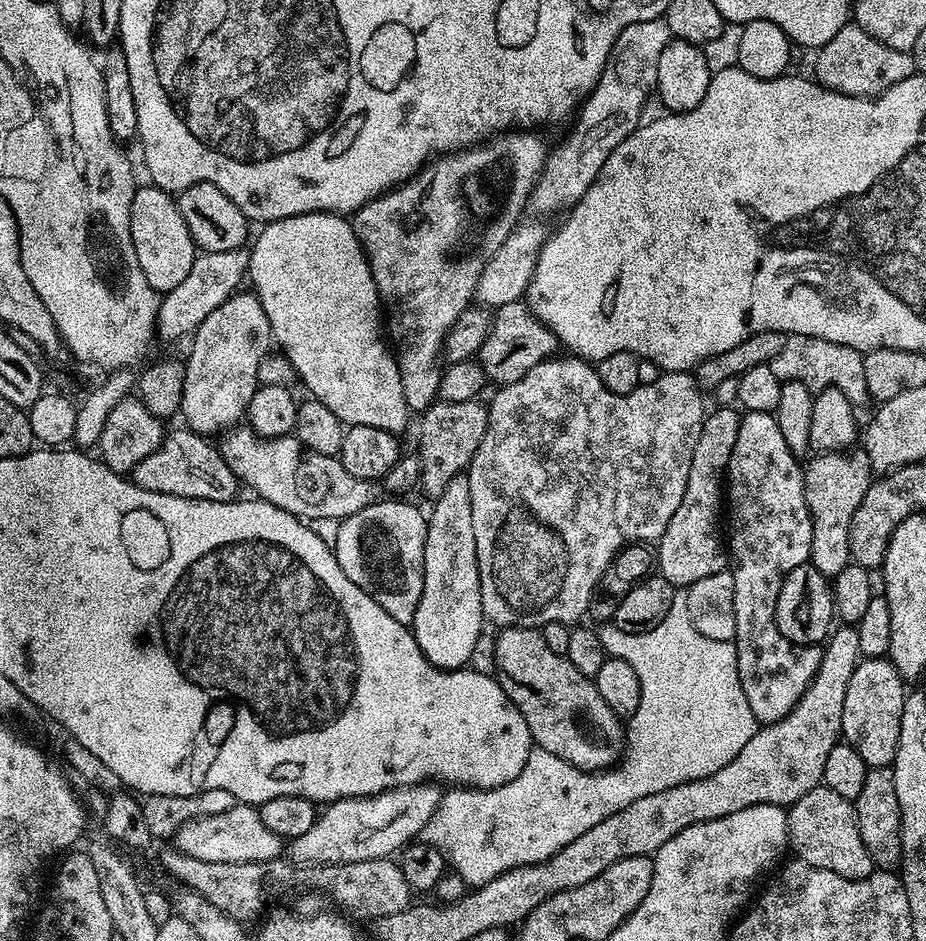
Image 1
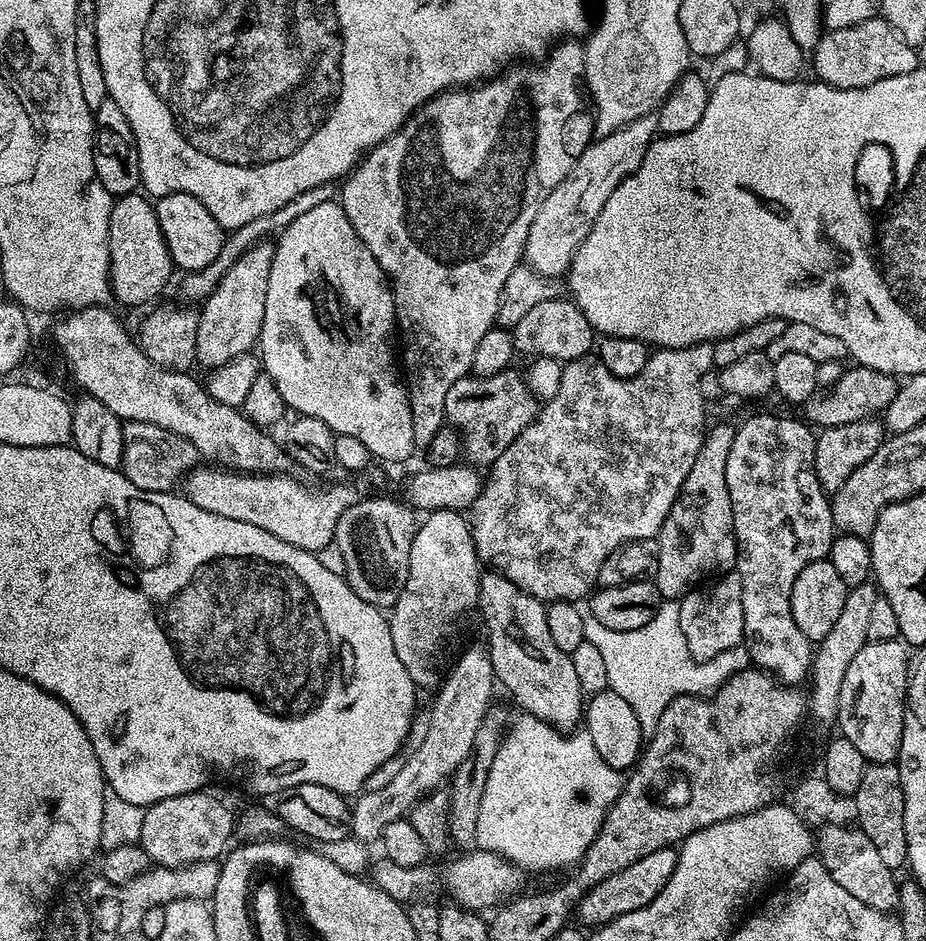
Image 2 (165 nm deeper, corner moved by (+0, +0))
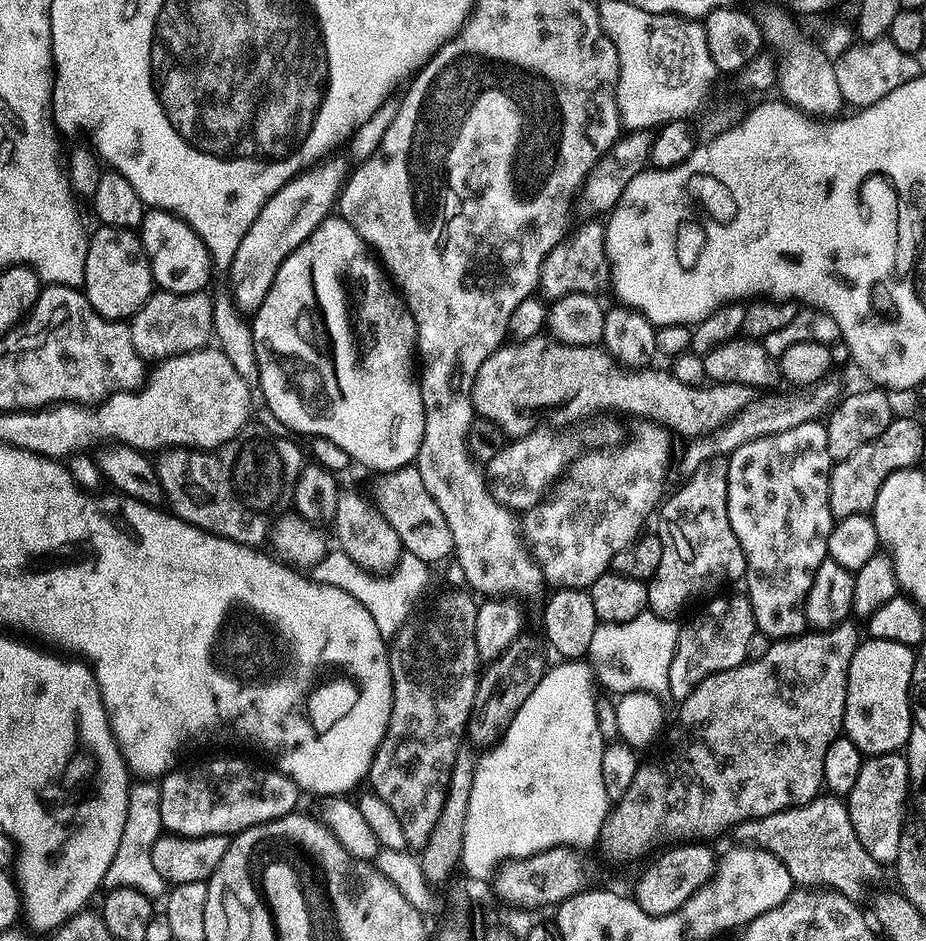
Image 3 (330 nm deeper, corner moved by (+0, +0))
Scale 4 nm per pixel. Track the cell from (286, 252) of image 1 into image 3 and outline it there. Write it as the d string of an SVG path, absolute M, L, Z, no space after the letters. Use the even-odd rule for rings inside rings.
M339 214L329 215L317 228L295 248L282 262L274 282L270 286L270 294L262 301L262 306L251 317L252 337L254 338L254 350L256 361L260 371L259 391L264 392L264 400L272 411L272 416L280 424L289 428L287 431L305 432L308 438L321 436L330 438L330 442L342 446L346 450L349 461L361 464L364 468L373 468L373 473L393 472L399 468L409 467L415 461L418 454L418 446L422 446L422 434L424 433L424 407L422 406L422 394L420 393L419 379L414 375L414 357L417 355L416 347L416 323L404 305L404 297L400 295L395 284L386 275L385 269L378 263L364 239L346 222Z

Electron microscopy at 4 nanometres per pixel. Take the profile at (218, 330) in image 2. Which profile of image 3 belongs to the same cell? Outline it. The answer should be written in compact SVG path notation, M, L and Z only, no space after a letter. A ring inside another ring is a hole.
M325 158L319 164L305 168L299 176L295 176L286 186L282 186L262 206L258 218L246 230L242 242L238 242L238 250L234 254L232 263L227 269L232 279L230 299L241 313L255 314L258 306L270 294L270 286L286 258L306 238L310 238L312 231L327 220L339 201L340 189L344 187L346 168L336 158Z

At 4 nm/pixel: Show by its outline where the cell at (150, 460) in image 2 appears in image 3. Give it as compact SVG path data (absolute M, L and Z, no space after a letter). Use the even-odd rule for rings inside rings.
M245 427L240 435L215 450L163 449L155 457L154 467L163 499L172 503L172 515L181 516L187 524L213 532L215 536L260 546L263 540L265 543L269 539L276 503L286 492L284 480L295 481L306 456L294 441L287 440L292 439L287 435L275 440L266 429L252 427Z

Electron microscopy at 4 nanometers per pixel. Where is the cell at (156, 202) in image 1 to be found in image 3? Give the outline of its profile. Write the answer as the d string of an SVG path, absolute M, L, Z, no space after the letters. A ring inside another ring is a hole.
M97 227L97 232L94 231L88 237L88 249L86 250L86 274L84 275L84 282L82 285L82 291L85 296L88 297L90 306L99 316L105 316L107 320L119 320L121 322L127 321L138 309L143 306L152 297L154 291L154 281L152 278L152 271L150 270L150 262L148 261L148 255L144 253L144 247L140 241L139 235L135 231L127 228L109 228L109 227Z

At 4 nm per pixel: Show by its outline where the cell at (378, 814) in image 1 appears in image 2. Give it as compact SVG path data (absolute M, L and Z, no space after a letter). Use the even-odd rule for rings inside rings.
M487 647L468 648L456 660L456 665L443 677L436 701L432 704L432 717L428 729L420 740L420 745L408 756L408 761L373 792L364 790L355 797L351 805L352 823L350 832L355 839L369 846L375 845L384 835L386 826L405 819L418 801L437 791L462 766L474 746L474 734L482 726L482 718L487 714L492 700L492 660Z

